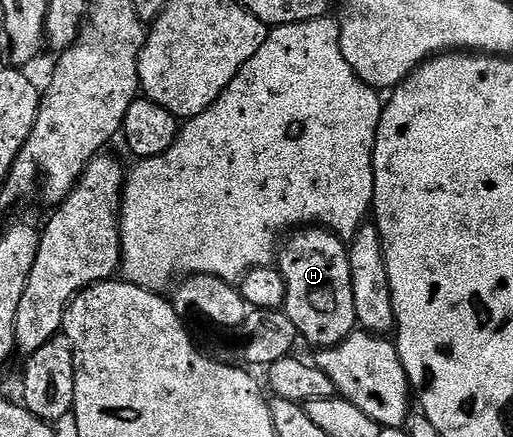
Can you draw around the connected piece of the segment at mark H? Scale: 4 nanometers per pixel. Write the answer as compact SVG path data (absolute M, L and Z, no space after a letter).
M317 225L291 230L277 248L276 266L286 286L286 316L303 340L321 349L340 345L354 334L358 318L352 301L350 253L334 232Z

